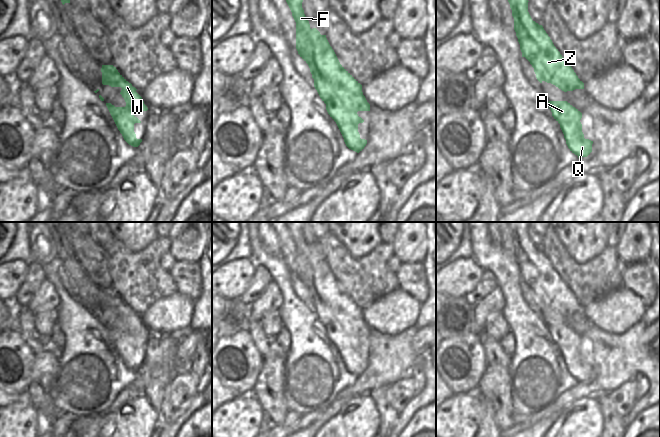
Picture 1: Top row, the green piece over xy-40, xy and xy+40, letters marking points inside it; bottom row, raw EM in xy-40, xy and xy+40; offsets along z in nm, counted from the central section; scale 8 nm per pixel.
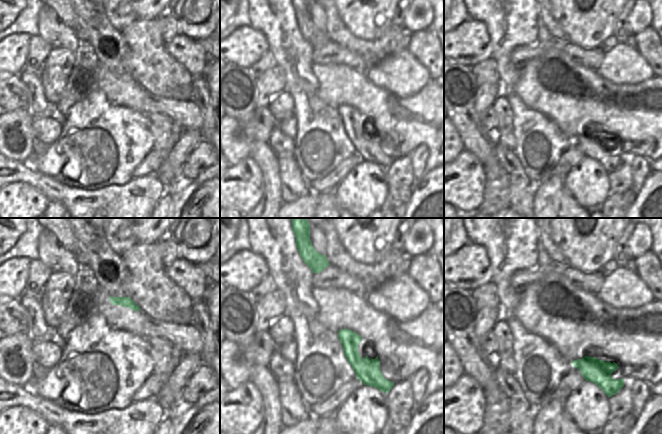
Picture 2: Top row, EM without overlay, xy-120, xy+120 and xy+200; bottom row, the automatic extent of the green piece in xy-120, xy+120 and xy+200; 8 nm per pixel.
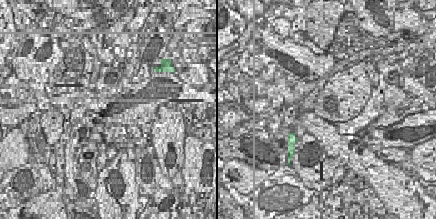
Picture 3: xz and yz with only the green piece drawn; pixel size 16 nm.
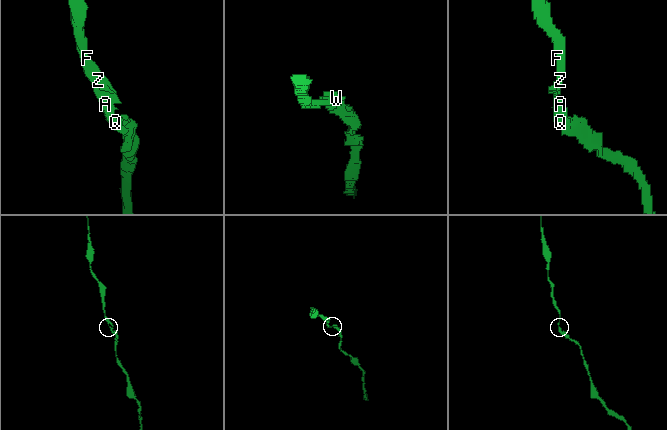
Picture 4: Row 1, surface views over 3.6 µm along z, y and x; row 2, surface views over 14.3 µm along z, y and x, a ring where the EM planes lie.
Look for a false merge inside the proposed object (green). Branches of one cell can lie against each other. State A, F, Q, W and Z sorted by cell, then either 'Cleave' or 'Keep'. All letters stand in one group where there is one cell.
Groups: A F Q W Z. Keep.

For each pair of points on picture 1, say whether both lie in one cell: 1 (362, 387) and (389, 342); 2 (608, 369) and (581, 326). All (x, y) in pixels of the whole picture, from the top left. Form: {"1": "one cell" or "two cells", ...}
{"1": "one cell", "2": "one cell"}

